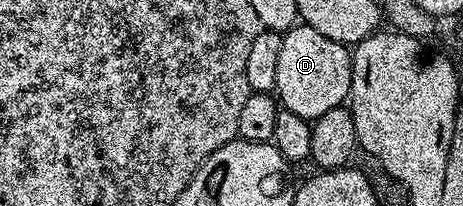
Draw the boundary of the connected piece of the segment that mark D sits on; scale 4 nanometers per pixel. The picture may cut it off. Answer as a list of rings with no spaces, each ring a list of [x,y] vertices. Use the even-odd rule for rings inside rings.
[[[297,23],[282,36],[282,52],[278,54],[278,79],[275,96],[283,108],[315,119],[334,107],[344,105],[352,92],[352,54],[349,46],[326,39],[314,27]]]

